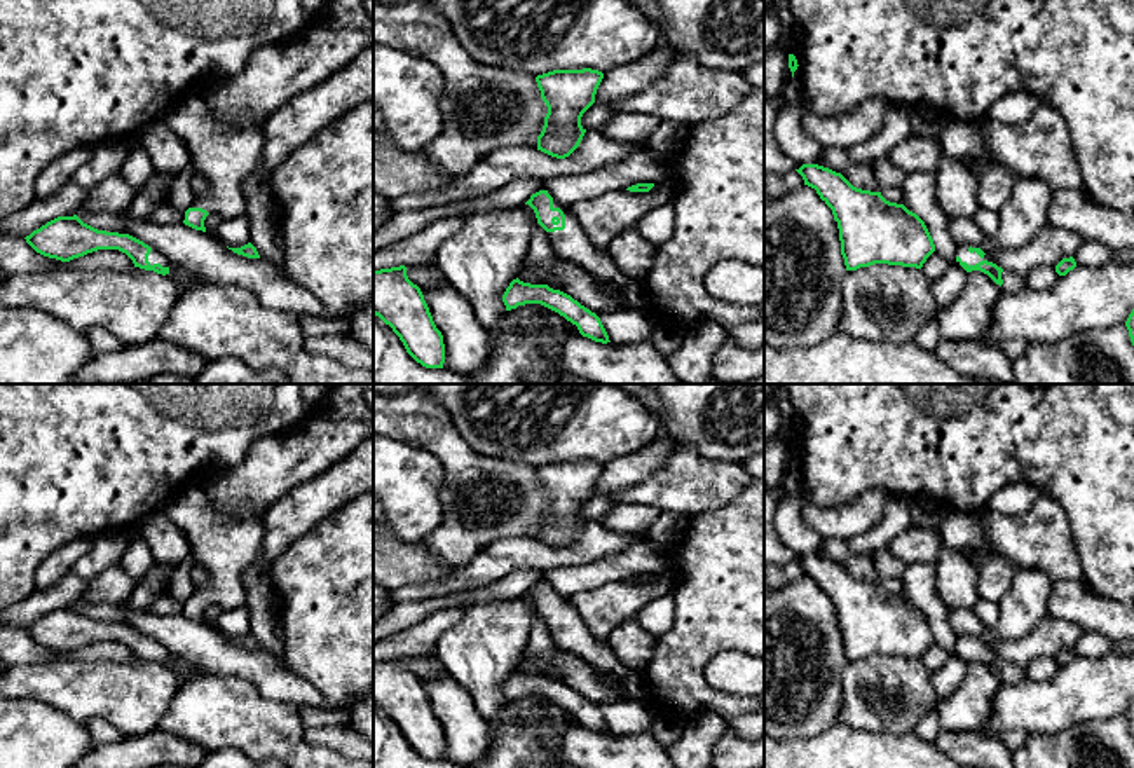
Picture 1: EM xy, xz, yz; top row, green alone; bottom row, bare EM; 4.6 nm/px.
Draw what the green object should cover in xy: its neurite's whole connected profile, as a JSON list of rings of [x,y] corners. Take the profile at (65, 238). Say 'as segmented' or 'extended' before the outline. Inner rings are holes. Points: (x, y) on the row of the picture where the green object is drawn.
extended; [[[77,215],[58,216],[24,237],[40,255],[70,262],[98,250],[119,250],[134,267],[162,274],[169,285],[169,260],[143,241],[119,232],[98,230],[84,223]]]

